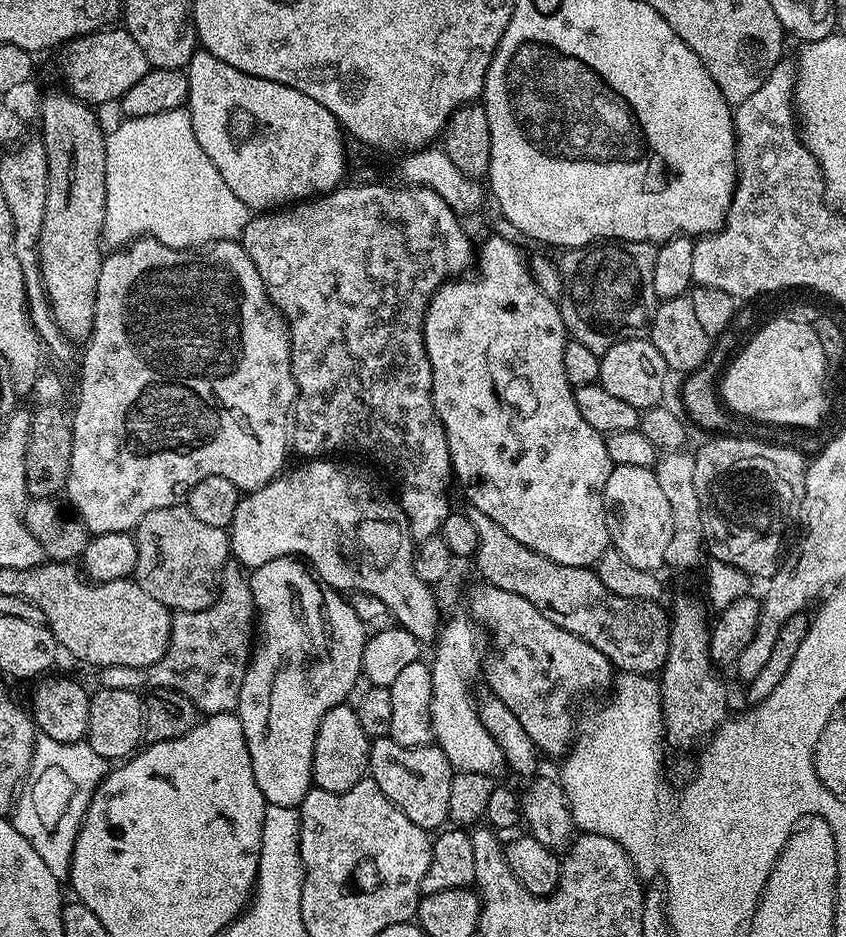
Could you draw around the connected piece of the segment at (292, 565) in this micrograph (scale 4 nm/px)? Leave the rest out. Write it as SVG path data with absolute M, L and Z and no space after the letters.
M290 556L274 558L251 569L250 579L258 613L259 639L250 653L246 678L242 678L235 715L242 722L254 782L258 782L258 790L262 790L265 801L274 806L299 808L304 795L313 787L312 759L318 726L331 708L349 699L347 696L356 679L361 679L366 625L360 620L359 611L344 600L324 608L325 589L321 581L299 559Z

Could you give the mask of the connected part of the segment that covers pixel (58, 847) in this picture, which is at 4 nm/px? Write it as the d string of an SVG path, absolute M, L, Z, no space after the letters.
M42 735L36 737L32 764L14 801L10 819L18 834L34 846L38 858L46 862L46 867L56 880L67 881L80 823L84 820L96 787L104 781L109 771L109 761L104 760L102 754L94 754L86 742L67 744L54 742L54 738Z

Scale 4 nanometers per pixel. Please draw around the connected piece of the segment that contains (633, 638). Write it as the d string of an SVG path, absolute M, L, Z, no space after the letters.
M474 507L467 509L466 515L470 522L474 522L474 530L478 530L478 550L474 557L474 563L478 571L484 575L484 584L492 584L495 588L510 590L510 594L518 594L518 598L526 598L534 610L539 610L554 626L562 630L570 630L578 638L590 642L594 650L602 650L606 658L612 663L613 669L621 673L634 672L637 674L656 674L664 667L668 657L668 634L670 616L663 612L661 606L654 600L631 600L630 598L618 598L618 594L610 594L596 577L592 568L579 568L578 566L562 566L558 562L550 562L542 554L522 546L518 538L506 534L498 522L494 522L482 510Z

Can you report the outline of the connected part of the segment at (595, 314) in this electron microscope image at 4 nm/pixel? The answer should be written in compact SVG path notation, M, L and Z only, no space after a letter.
M610 240L588 244L584 248L569 248L563 256L564 260L559 261L559 266L564 276L564 289L558 303L567 335L571 339L602 354L618 342L639 337L643 333L640 331L649 327L658 303L654 294L656 248L651 243L642 240Z

